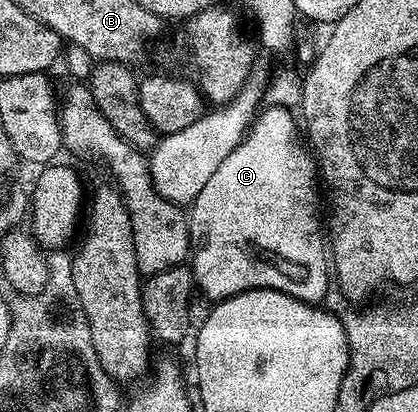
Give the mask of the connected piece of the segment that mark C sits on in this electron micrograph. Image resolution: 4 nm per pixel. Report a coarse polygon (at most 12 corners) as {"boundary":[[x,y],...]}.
{"boundary":[[261,110],[189,204],[210,301],[332,287],[316,159]]}

